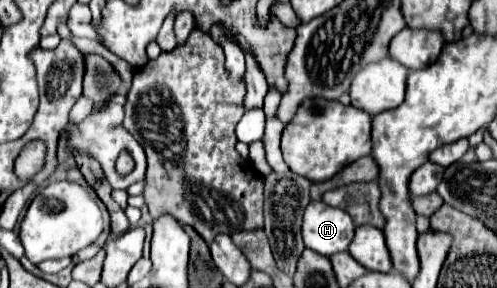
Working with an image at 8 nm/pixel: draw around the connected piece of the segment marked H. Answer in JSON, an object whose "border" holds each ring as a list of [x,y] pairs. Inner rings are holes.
{"border":[[[311,201],[309,207],[305,209],[301,231],[303,231],[303,241],[309,249],[313,249],[313,251],[317,251],[325,257],[331,257],[333,253],[347,251],[347,247],[349,247],[349,243],[353,241],[353,235],[355,235],[355,223],[345,211],[339,211],[337,207],[329,207],[323,201]]]}

